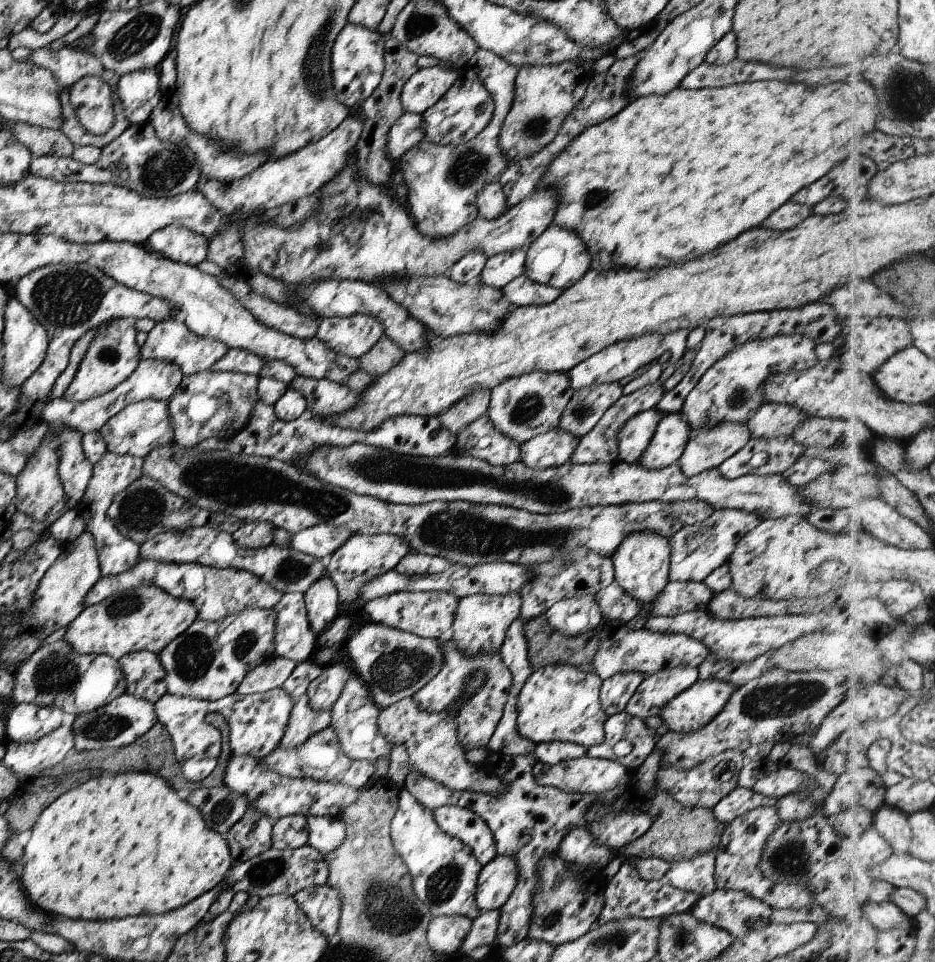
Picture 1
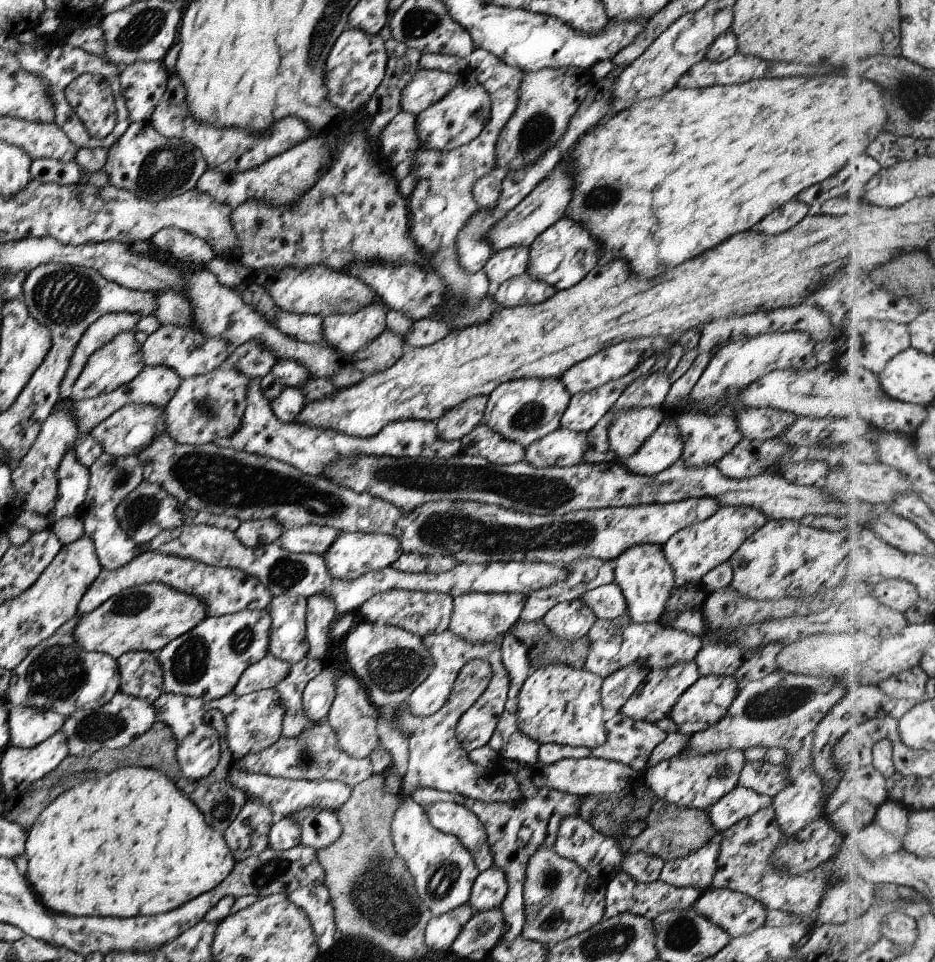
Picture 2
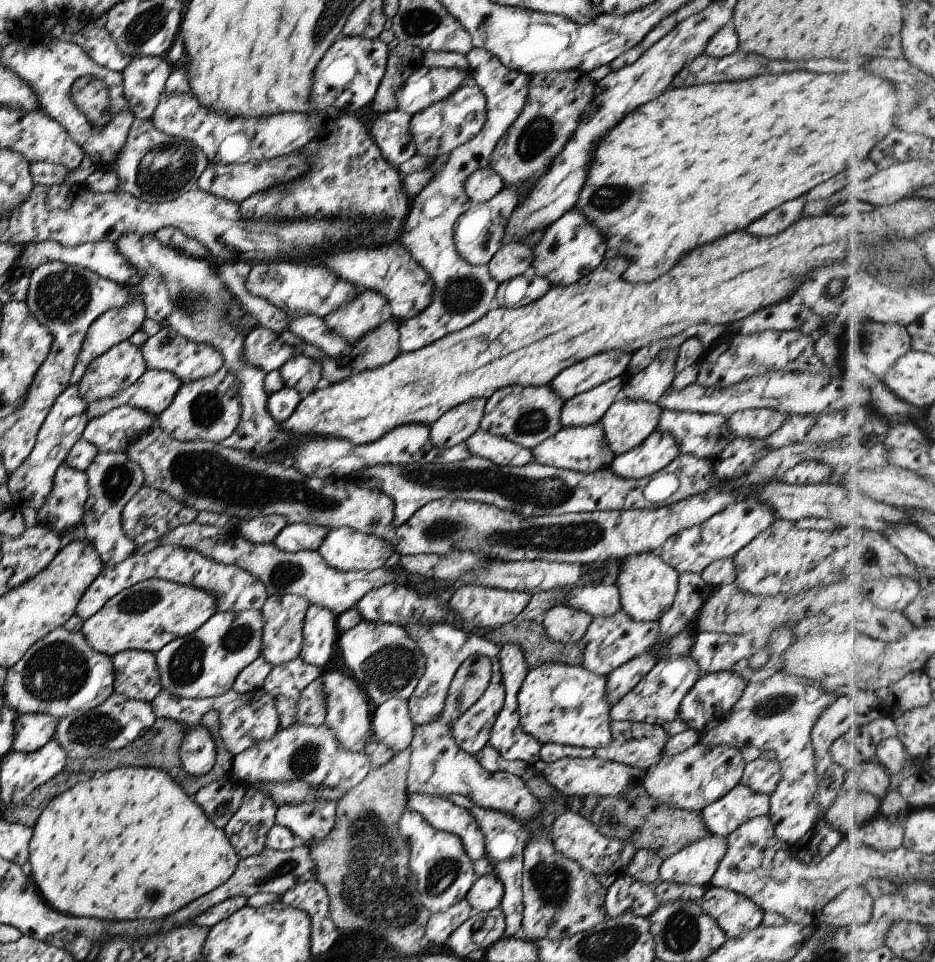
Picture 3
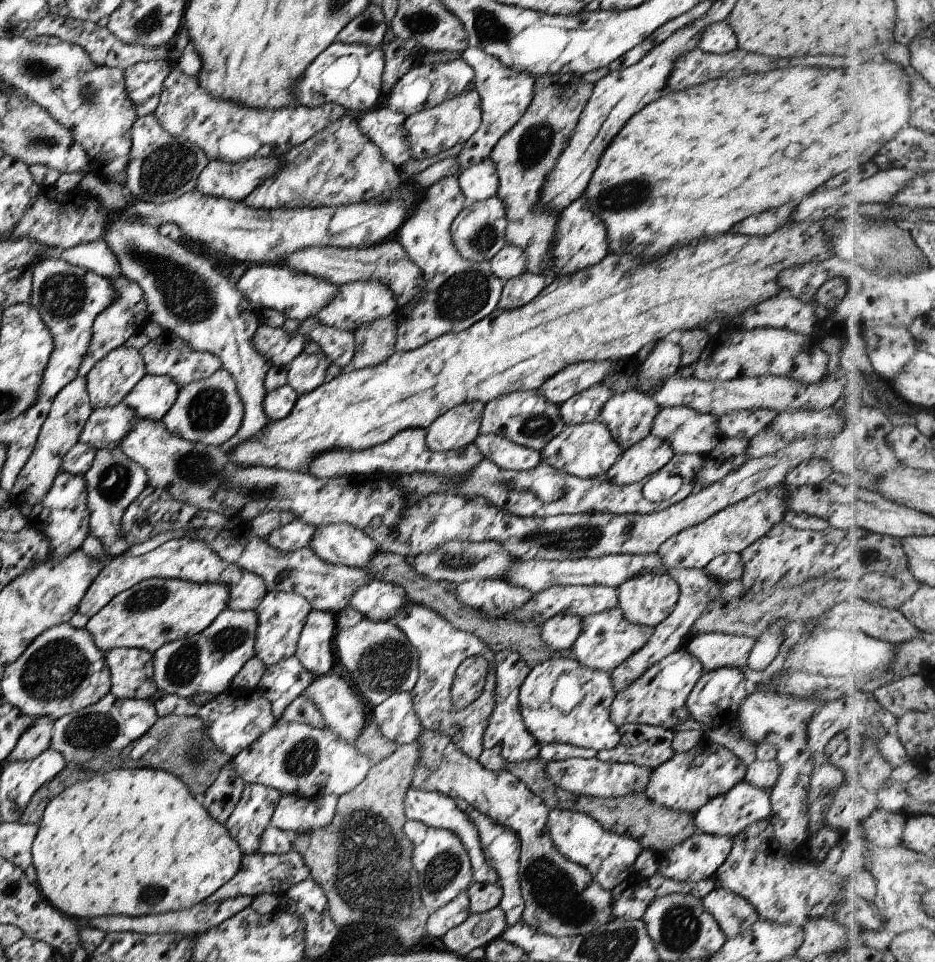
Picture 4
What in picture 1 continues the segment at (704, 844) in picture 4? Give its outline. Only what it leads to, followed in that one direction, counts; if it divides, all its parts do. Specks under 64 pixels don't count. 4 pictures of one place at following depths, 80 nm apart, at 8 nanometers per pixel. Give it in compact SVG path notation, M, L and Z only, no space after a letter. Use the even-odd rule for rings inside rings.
M703 853L686 861L670 863L669 870L661 878L661 884L665 882L674 889L690 892L697 899L707 896L716 889L714 854Z

